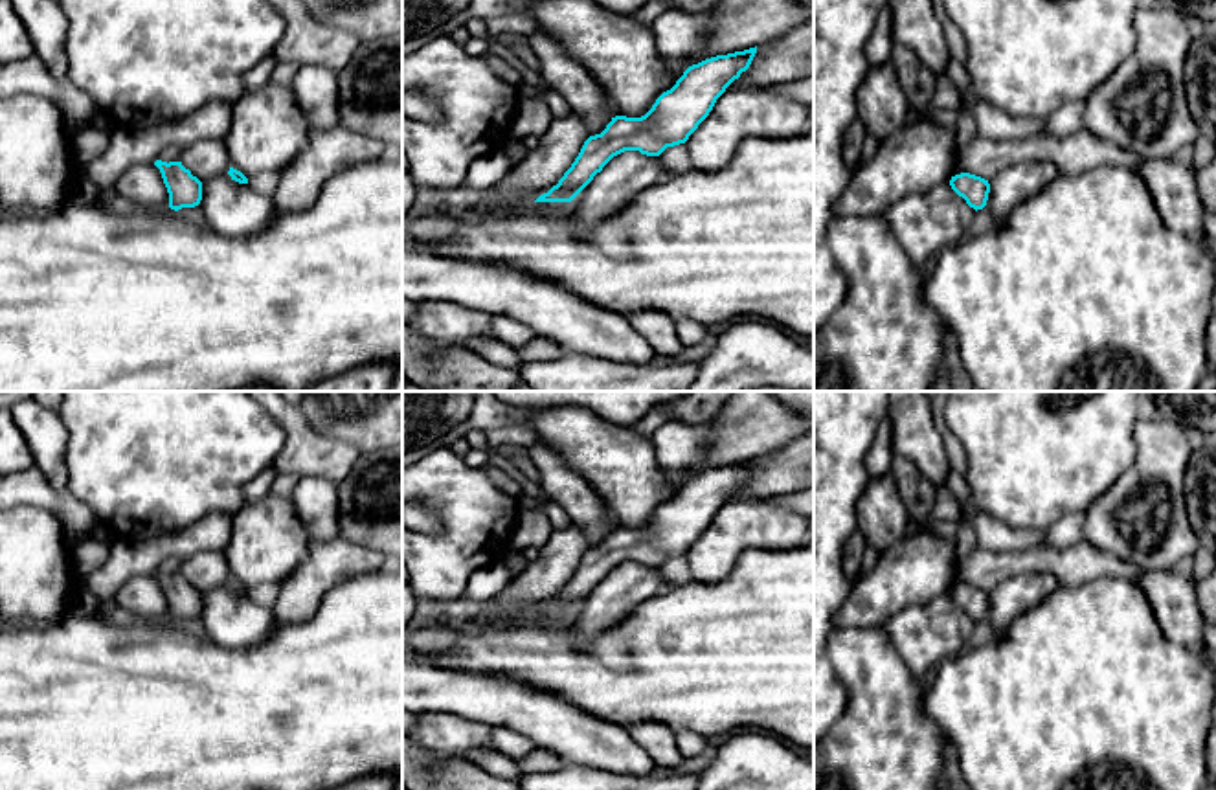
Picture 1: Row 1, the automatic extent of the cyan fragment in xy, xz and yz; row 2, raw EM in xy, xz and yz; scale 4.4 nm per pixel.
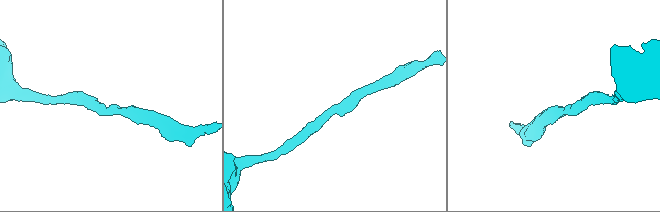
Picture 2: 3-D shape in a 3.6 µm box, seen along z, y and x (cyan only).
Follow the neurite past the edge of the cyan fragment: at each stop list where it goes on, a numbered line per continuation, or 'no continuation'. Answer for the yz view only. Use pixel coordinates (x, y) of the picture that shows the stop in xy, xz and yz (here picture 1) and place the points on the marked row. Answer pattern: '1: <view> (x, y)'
no continuation

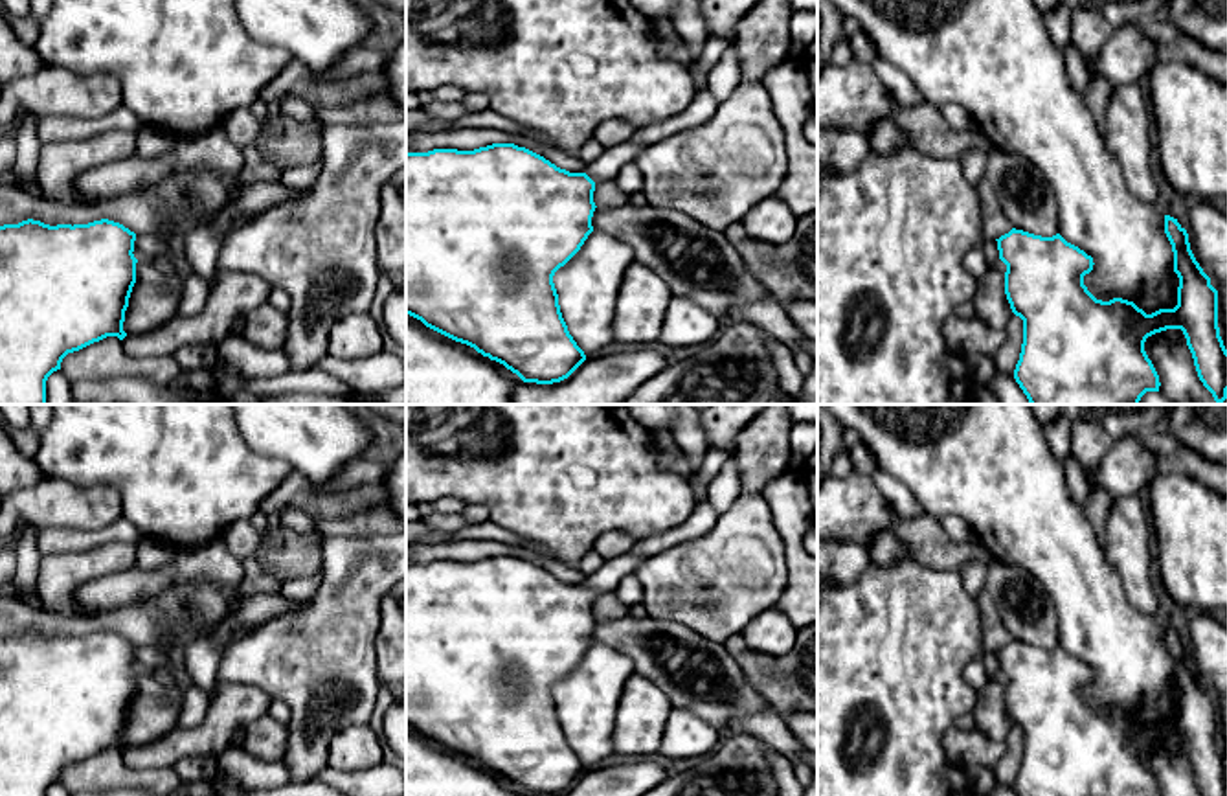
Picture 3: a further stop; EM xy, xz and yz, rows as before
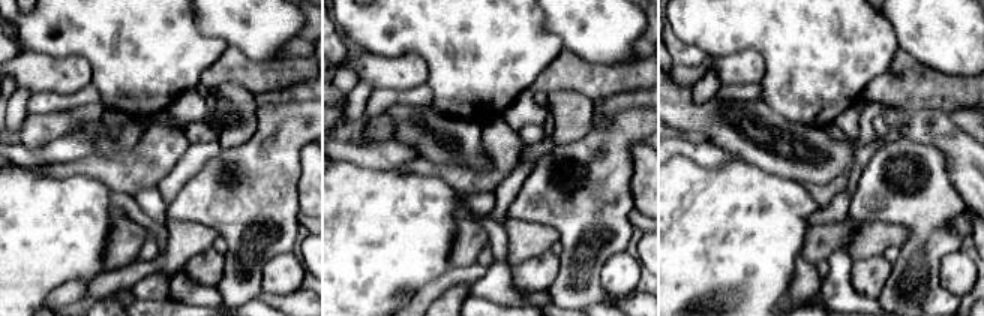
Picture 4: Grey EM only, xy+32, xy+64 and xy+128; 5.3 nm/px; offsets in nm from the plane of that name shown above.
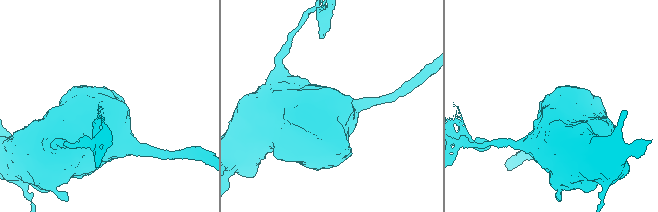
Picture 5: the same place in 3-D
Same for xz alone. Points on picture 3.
1: xz (608, 164)

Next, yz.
no continuation

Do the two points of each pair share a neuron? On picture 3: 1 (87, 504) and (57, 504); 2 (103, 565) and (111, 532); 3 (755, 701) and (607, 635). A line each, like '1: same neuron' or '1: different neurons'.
1: same neuron
2: different neurons
3: same neuron

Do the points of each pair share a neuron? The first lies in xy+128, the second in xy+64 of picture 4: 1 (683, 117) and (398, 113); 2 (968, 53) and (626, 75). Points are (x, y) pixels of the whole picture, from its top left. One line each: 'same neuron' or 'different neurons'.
1: same neuron
2: different neurons

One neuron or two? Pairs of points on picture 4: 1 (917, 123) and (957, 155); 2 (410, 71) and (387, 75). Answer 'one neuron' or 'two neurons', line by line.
1: one neuron
2: one neuron

